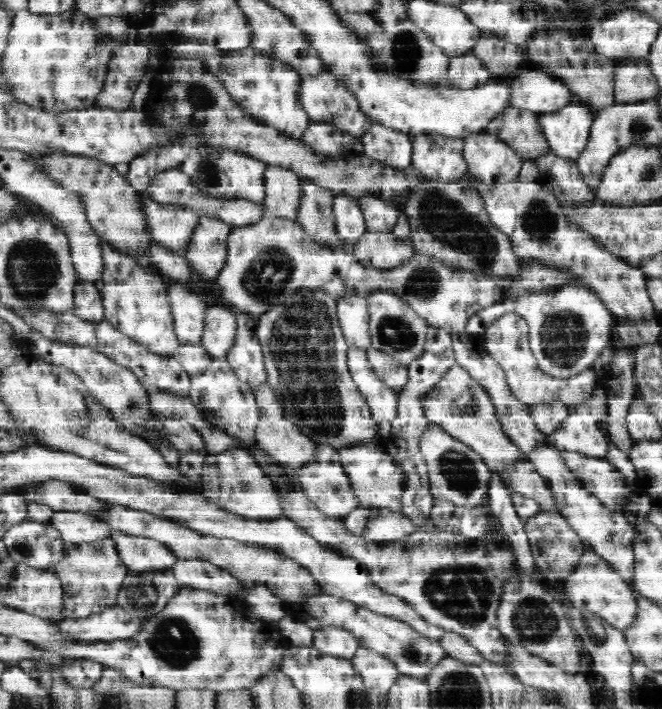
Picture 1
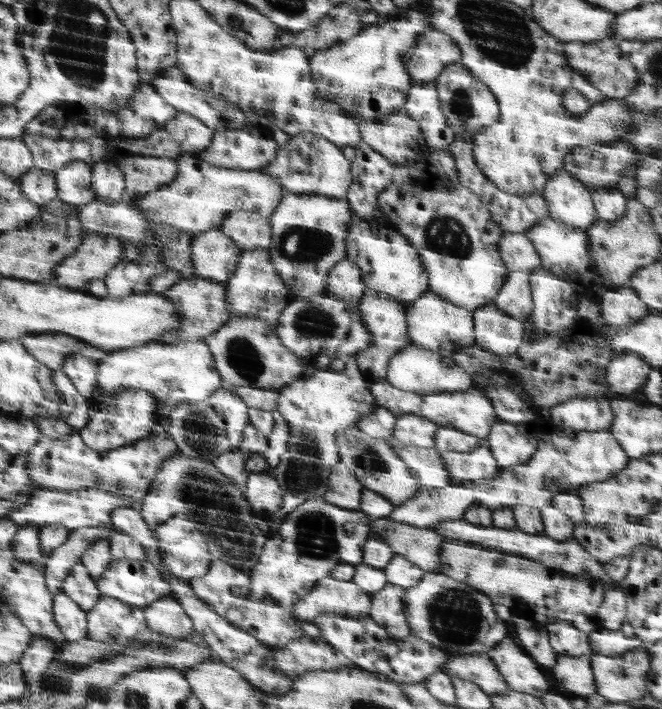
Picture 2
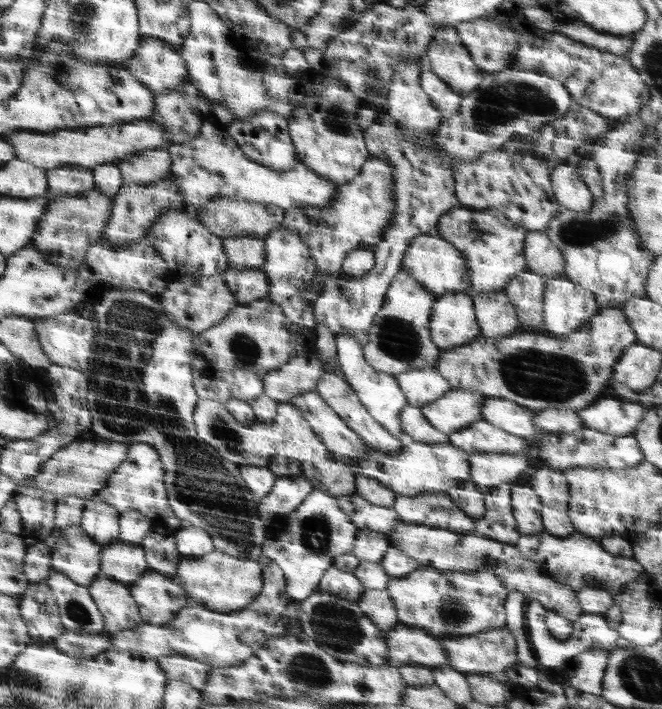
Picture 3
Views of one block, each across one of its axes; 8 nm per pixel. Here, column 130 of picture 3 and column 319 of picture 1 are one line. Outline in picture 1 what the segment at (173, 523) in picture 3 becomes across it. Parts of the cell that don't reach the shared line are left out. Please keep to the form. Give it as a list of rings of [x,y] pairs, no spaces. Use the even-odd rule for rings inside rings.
[[[328,445],[320,446],[320,448],[315,450],[315,460],[296,470],[295,473],[300,486],[302,486],[302,491],[306,493],[306,496],[314,503],[314,506],[326,516],[343,520],[352,510],[360,506],[358,498],[354,496],[348,475],[346,475],[342,464],[340,464],[340,455],[337,449],[334,450]]]

